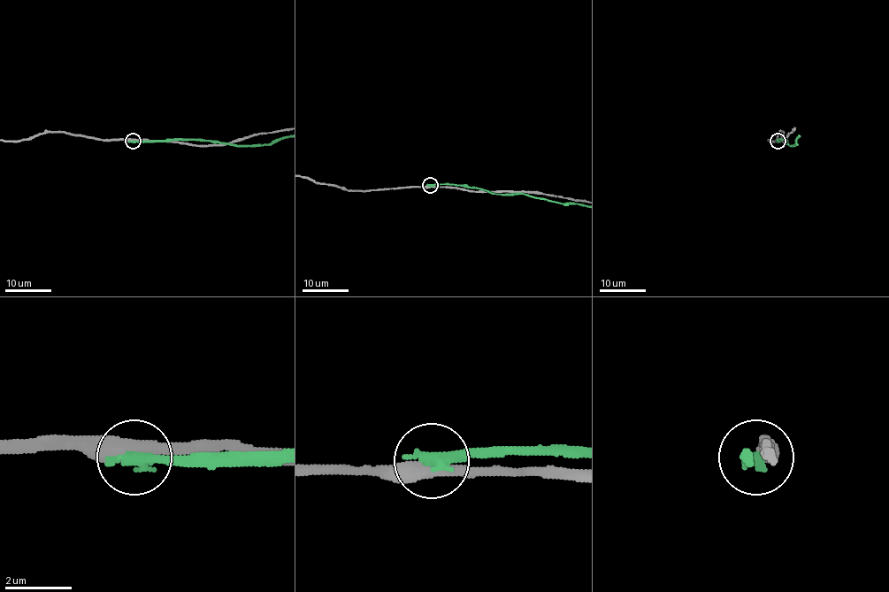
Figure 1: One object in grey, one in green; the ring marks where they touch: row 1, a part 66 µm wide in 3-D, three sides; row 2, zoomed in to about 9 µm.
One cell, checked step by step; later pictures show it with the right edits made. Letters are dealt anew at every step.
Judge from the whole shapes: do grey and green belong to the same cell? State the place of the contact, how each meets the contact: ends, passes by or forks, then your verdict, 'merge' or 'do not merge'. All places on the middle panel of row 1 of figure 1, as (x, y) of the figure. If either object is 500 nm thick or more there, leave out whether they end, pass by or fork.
place (430, 185); grey passes by; green ends; do not merge

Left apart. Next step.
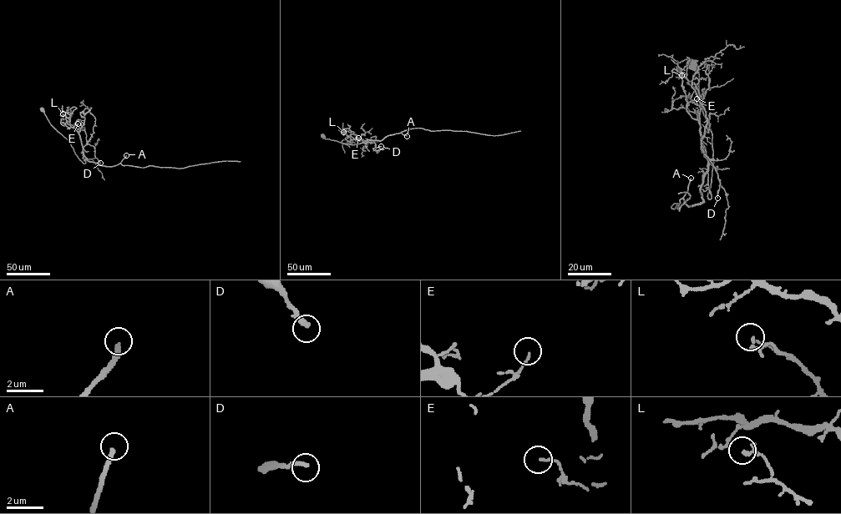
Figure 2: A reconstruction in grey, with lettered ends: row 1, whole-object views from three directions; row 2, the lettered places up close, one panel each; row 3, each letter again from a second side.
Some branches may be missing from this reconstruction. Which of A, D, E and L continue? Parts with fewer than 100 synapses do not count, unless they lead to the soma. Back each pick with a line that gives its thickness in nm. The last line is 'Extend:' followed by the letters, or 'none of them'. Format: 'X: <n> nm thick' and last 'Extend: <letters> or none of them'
A: 260 nm thick
Extend: A

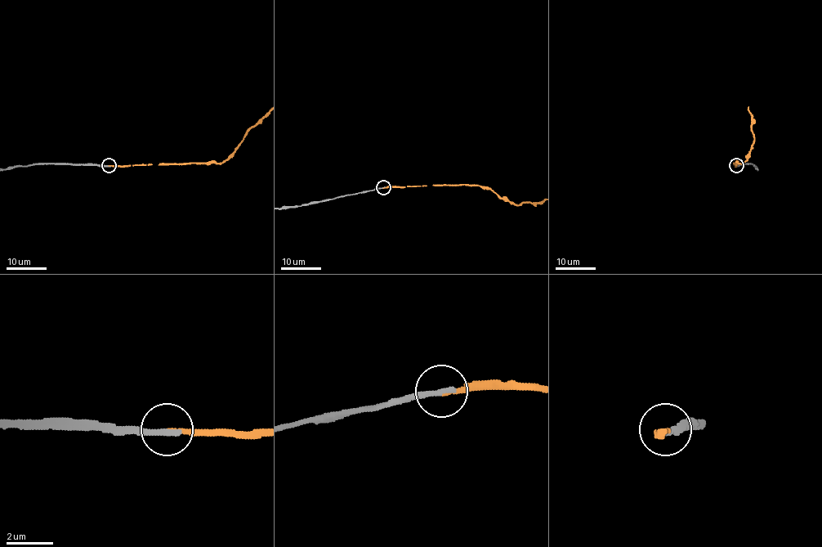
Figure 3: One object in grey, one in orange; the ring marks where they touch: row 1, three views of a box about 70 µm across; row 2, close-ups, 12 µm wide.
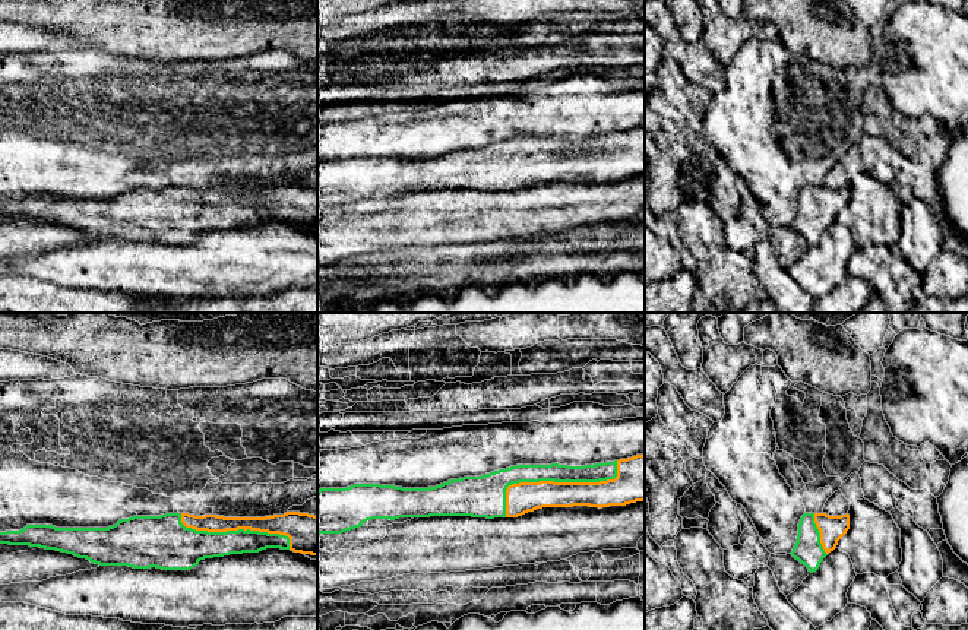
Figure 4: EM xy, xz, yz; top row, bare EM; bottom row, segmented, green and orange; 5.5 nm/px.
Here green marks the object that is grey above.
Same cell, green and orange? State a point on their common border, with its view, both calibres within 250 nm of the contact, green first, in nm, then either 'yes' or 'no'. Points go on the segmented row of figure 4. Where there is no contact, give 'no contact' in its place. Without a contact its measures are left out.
meets green in xz at (554, 481); 100 nm thick on the green side, 170 nm on the other; yes

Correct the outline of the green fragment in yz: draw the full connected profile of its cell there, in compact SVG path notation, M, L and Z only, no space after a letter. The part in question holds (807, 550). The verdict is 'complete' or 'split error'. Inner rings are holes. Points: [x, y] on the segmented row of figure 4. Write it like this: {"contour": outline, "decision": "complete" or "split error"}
{"contour": "M804 513L798 523L797 542L790 554L813 573L848 529L848 513L841 516Z", "decision": "split error"}

